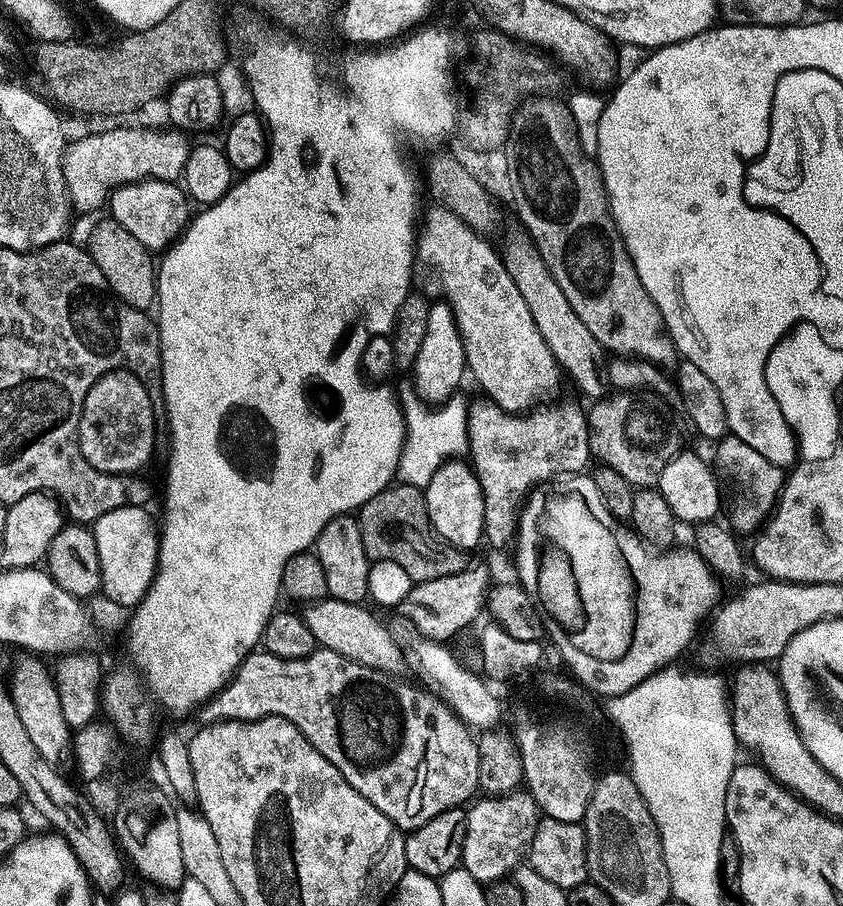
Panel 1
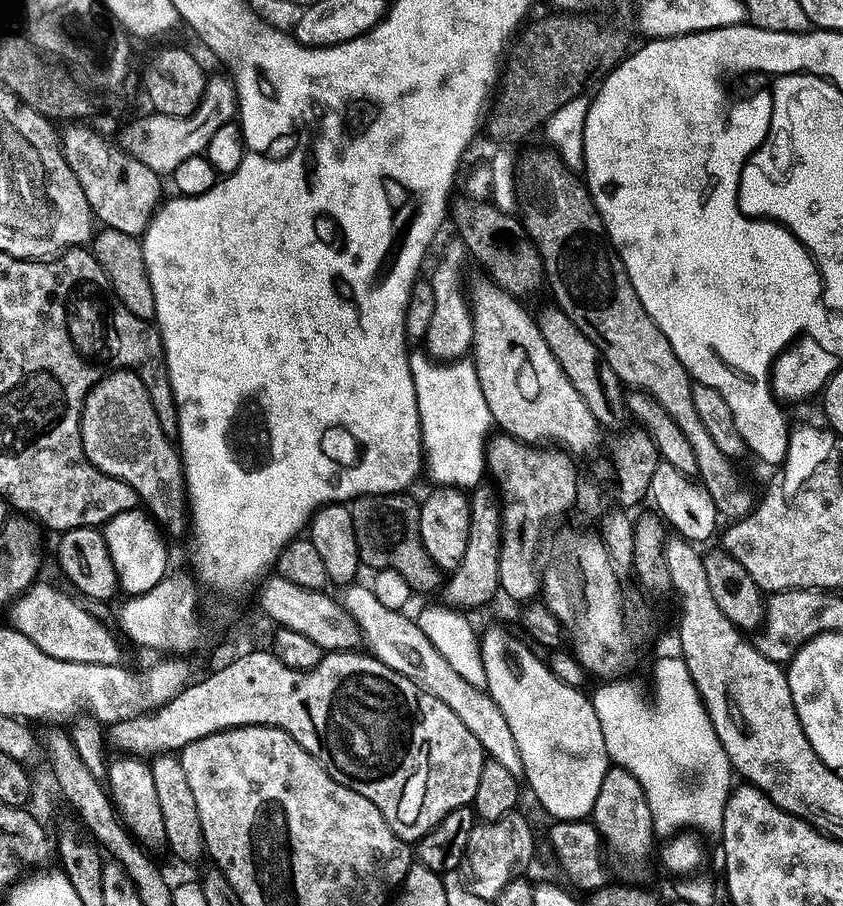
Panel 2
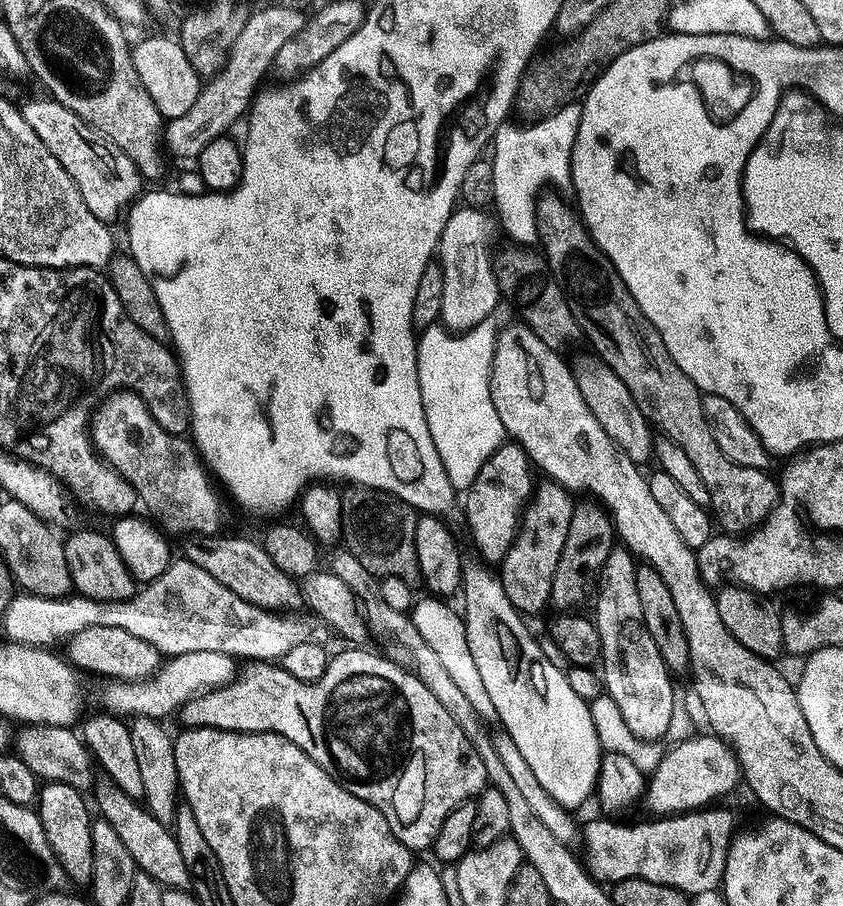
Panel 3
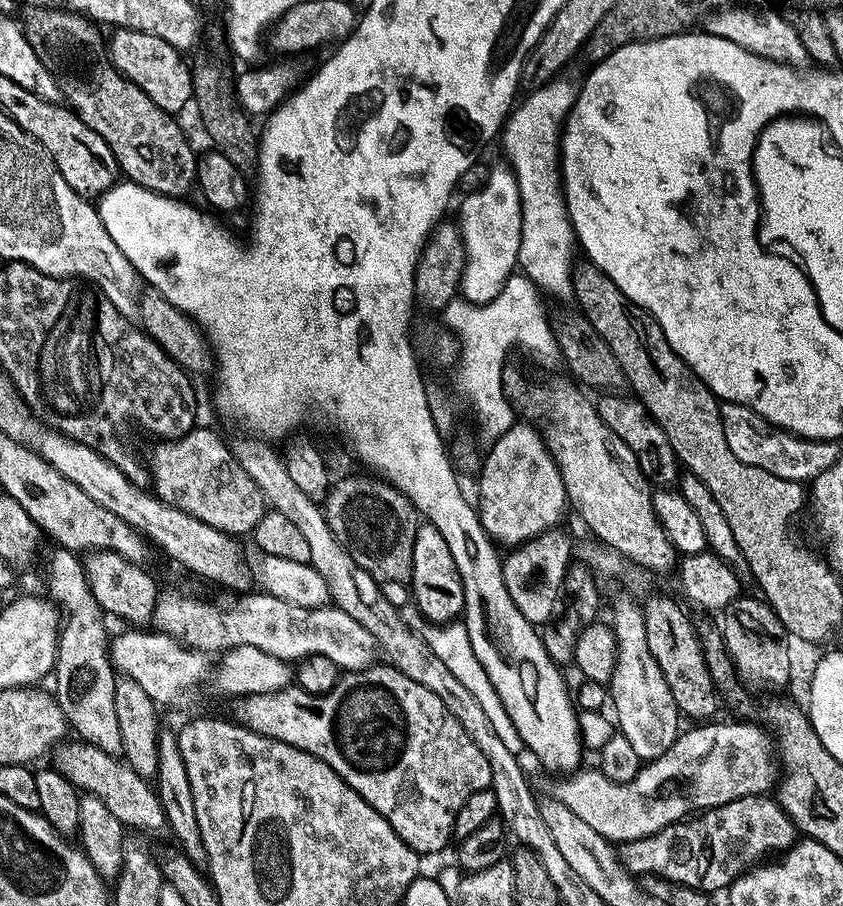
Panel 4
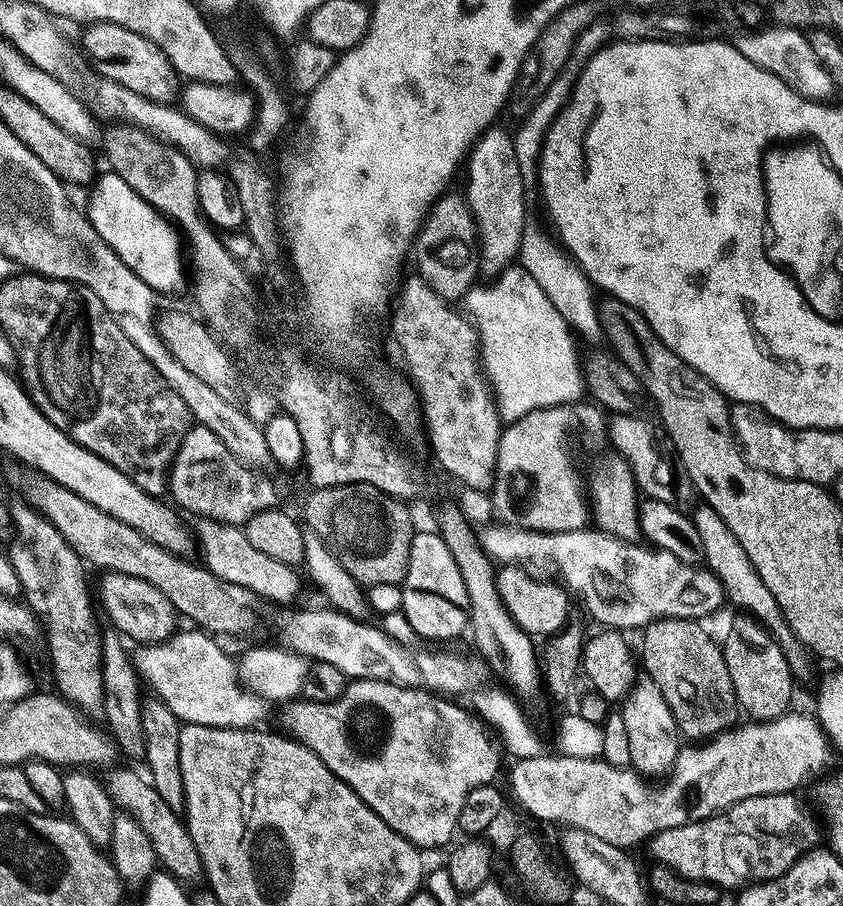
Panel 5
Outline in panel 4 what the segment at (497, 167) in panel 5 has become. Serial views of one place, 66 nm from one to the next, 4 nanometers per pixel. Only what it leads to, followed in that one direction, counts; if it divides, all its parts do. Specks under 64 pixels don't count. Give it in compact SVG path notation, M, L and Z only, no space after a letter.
M511 167L496 168L488 176L481 192L472 192L460 204L460 220L458 227L464 239L466 250L466 266L464 277L460 283L463 299L474 305L489 304L502 294L508 279L517 271L522 250L522 198L518 190L518 178Z

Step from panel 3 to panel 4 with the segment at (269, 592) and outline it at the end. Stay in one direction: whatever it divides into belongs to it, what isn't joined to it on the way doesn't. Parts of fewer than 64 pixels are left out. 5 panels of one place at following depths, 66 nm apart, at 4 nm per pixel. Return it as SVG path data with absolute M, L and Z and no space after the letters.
M134 487L133 491L120 494L120 504L114 506L114 514L126 524L146 537L174 562L190 573L204 578L214 584L222 584L240 594L247 593L252 586L251 567L240 562L239 541L212 527L166 505L147 489Z

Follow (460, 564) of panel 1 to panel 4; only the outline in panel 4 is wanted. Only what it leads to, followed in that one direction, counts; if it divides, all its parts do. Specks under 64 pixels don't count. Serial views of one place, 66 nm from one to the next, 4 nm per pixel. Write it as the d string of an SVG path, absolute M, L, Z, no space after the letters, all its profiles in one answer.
M352 476L340 479L324 499L324 516L331 532L343 540L354 562L380 583L411 585L414 547L422 517L408 498L392 485L375 477Z

